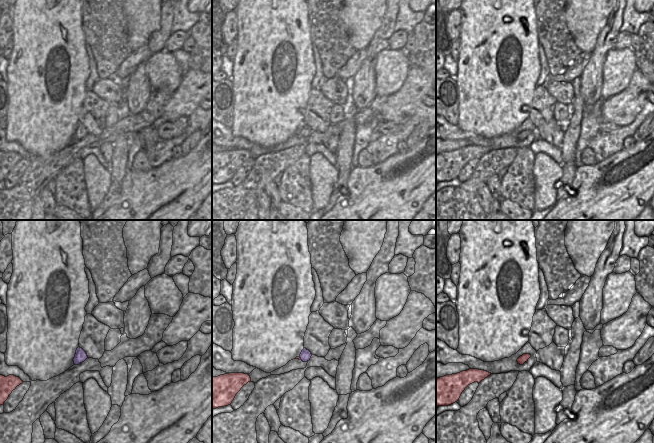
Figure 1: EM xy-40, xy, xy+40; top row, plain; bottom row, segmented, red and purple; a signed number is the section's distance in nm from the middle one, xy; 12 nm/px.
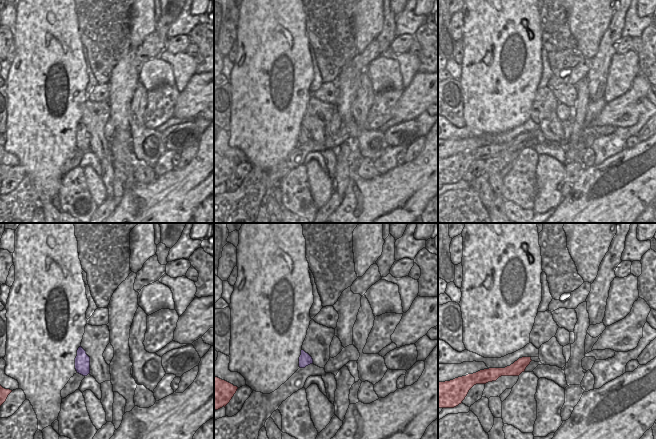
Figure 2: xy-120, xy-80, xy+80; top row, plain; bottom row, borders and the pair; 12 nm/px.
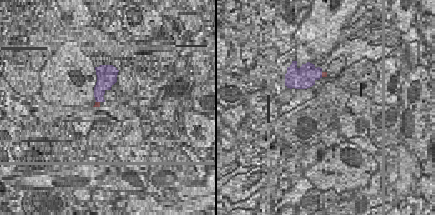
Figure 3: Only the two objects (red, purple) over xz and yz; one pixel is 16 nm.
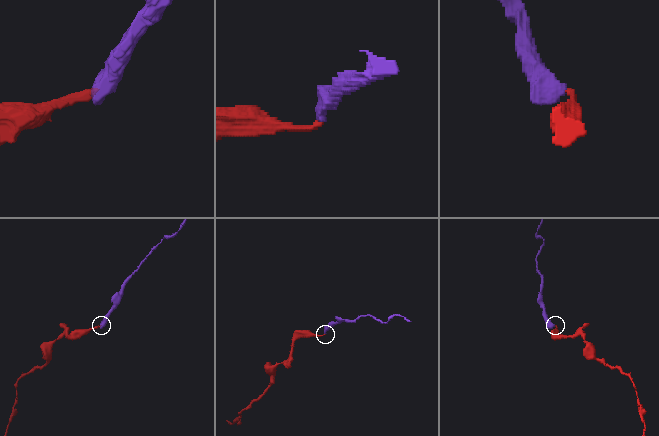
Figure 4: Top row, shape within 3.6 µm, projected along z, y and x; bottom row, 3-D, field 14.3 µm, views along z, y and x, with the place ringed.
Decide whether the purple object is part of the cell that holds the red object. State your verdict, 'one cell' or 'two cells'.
one cell

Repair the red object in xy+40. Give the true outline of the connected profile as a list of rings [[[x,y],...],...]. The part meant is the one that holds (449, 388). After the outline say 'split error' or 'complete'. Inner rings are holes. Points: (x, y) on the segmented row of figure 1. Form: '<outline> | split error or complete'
[[[470,368],[457,374],[436,378],[436,405],[448,406],[457,402],[468,385],[480,383],[490,375],[487,371]]] | complete

